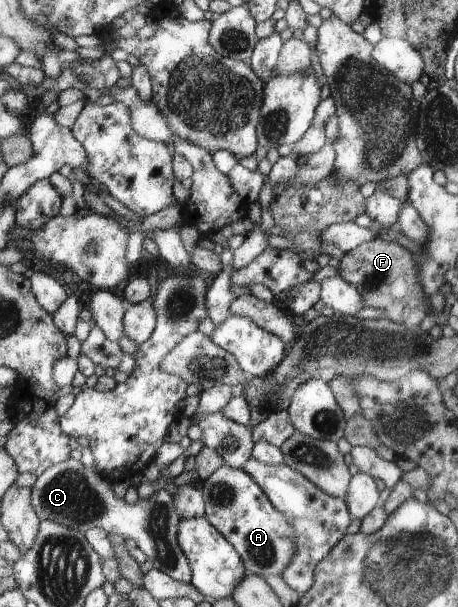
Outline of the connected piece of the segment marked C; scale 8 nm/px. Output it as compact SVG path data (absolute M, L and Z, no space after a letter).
M67 458L49 466L37 476L32 486L32 504L41 520L51 520L65 527L85 533L101 528L108 534L115 534L133 540L136 546L154 562L155 570L162 571L181 583L189 583L191 568L181 551L177 534L180 515L175 509L172 488L159 489L146 498L139 498L129 504L113 489L112 482L99 472L87 468L81 461Z

